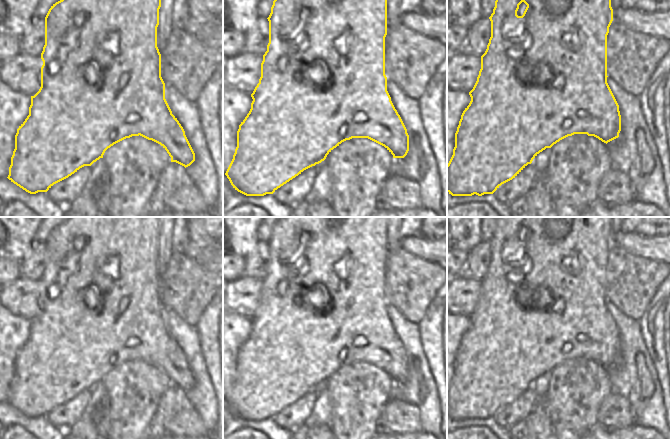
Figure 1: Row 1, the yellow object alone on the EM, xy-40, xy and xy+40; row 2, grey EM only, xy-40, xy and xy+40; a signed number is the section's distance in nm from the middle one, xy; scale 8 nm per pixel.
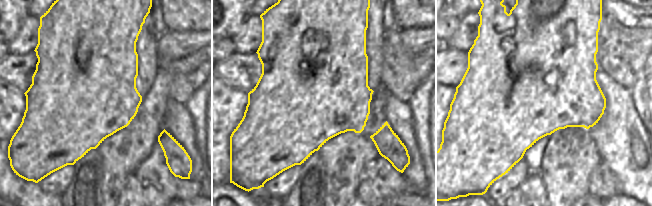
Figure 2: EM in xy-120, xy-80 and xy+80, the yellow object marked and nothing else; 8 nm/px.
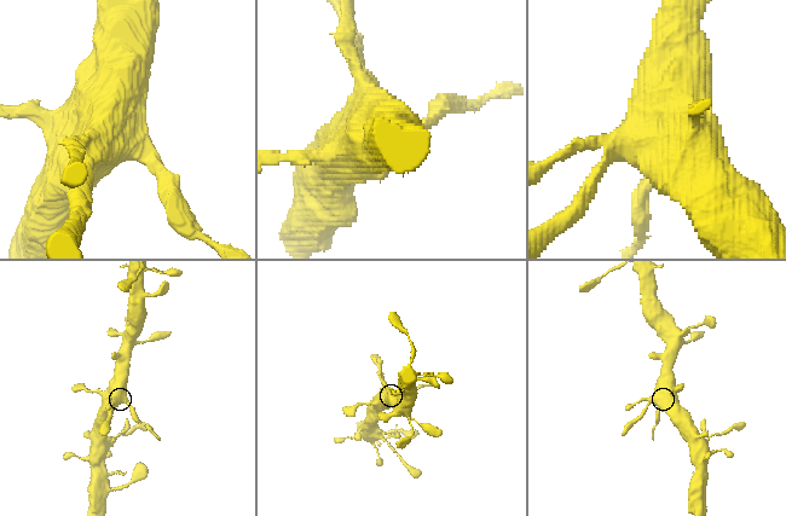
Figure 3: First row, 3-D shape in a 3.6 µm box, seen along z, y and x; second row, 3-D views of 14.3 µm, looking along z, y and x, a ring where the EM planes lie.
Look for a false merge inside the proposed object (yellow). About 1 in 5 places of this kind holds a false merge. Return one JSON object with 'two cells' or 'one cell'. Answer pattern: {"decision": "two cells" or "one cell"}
{"decision": "two cells"}

